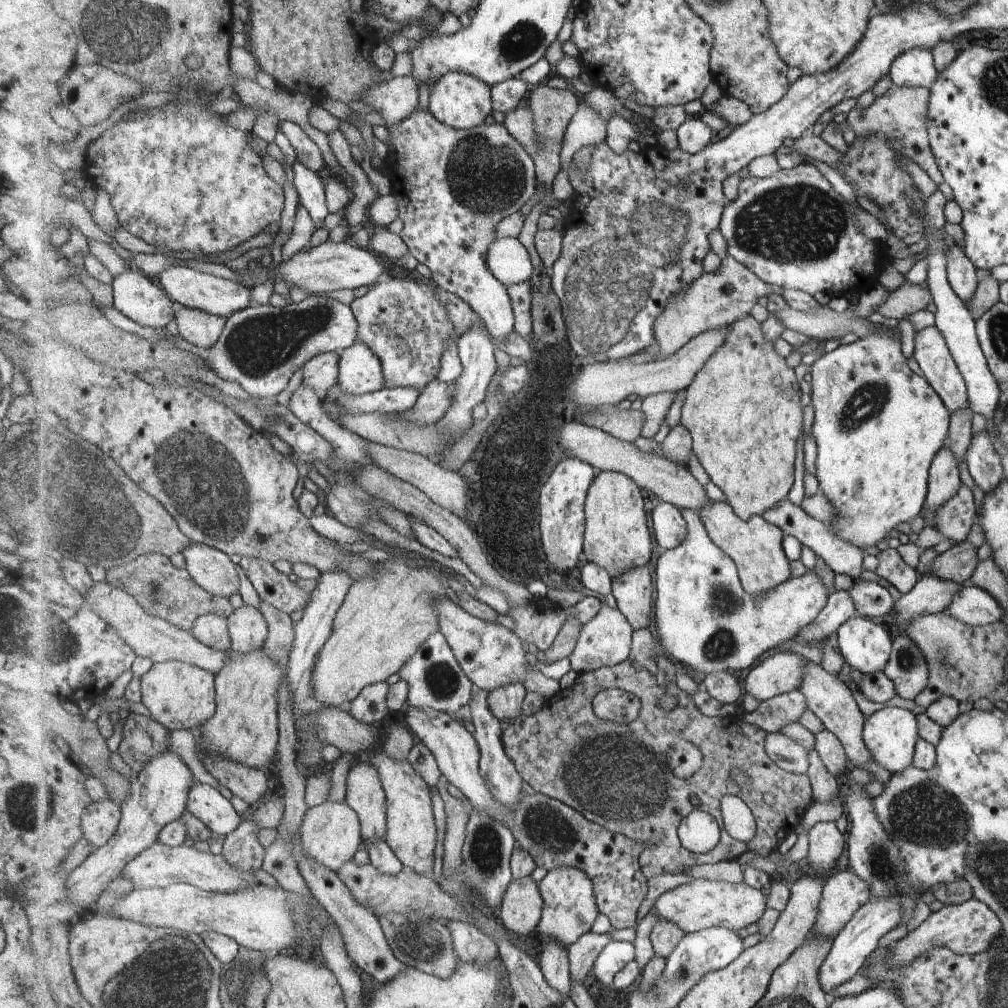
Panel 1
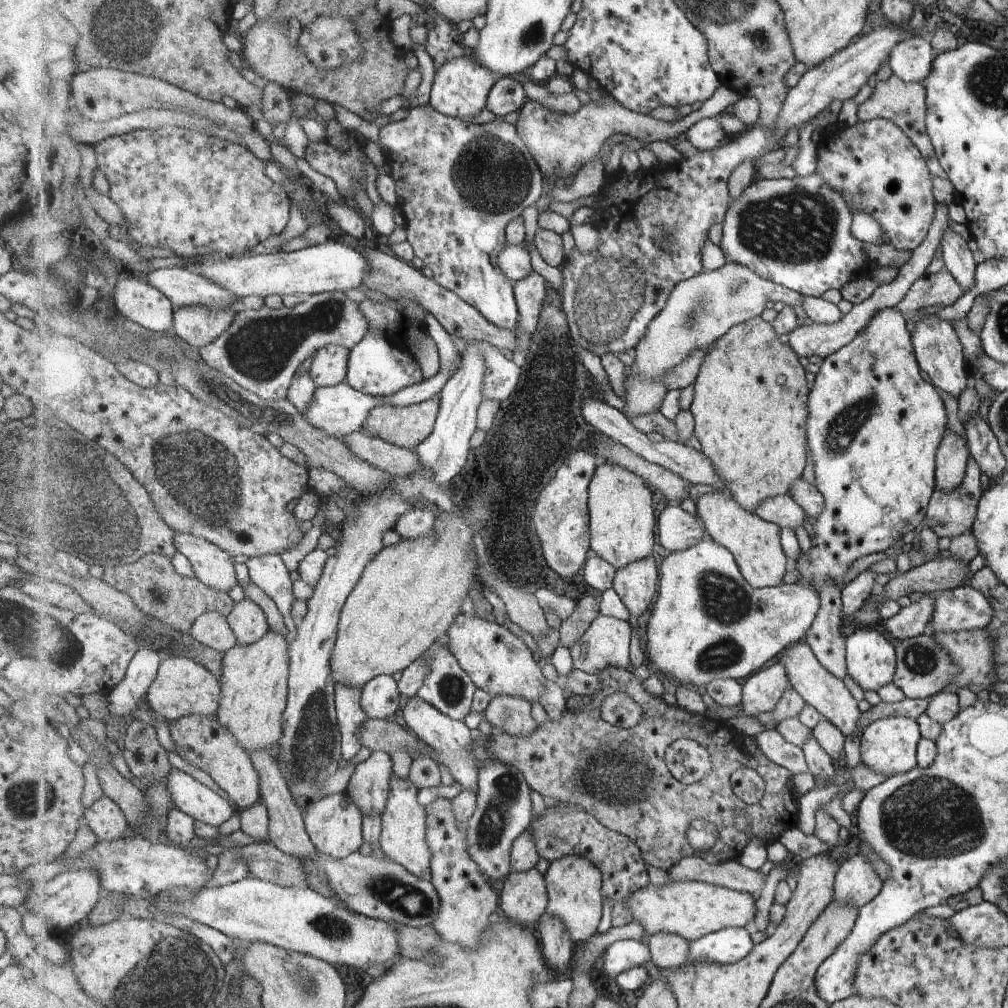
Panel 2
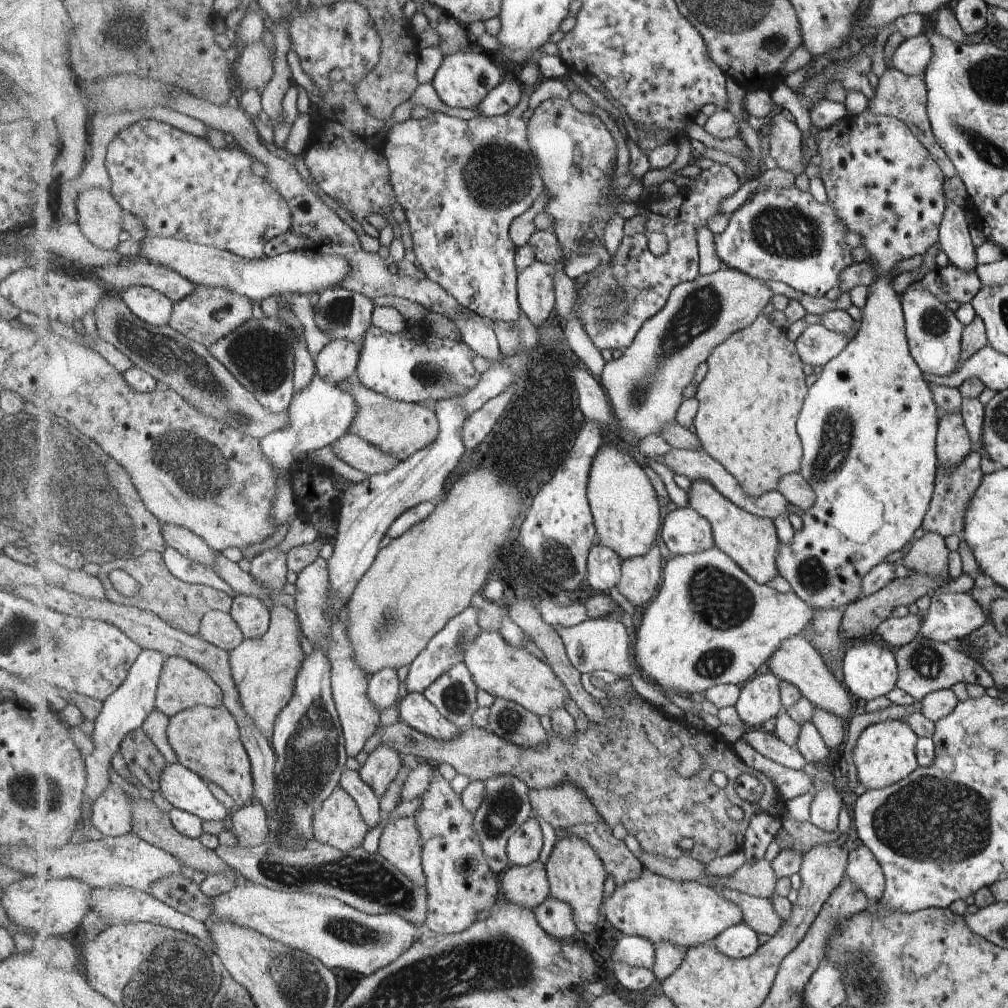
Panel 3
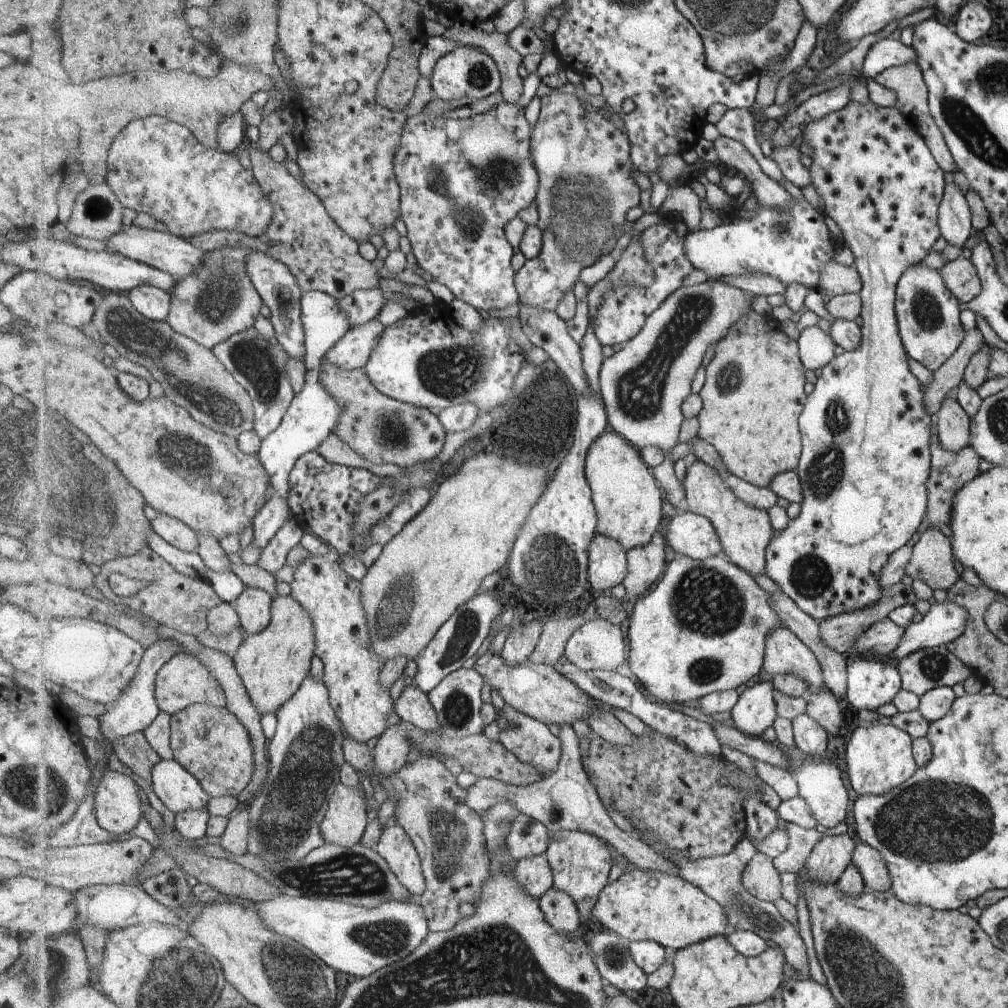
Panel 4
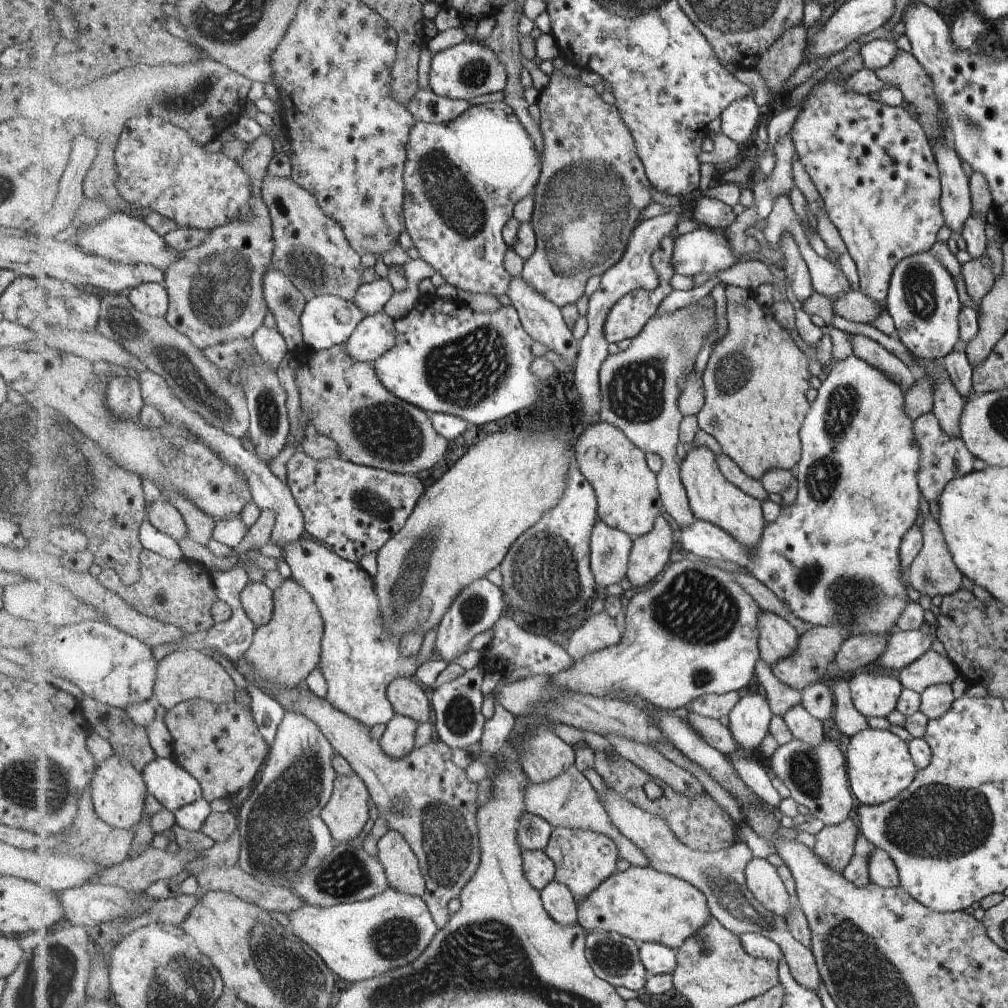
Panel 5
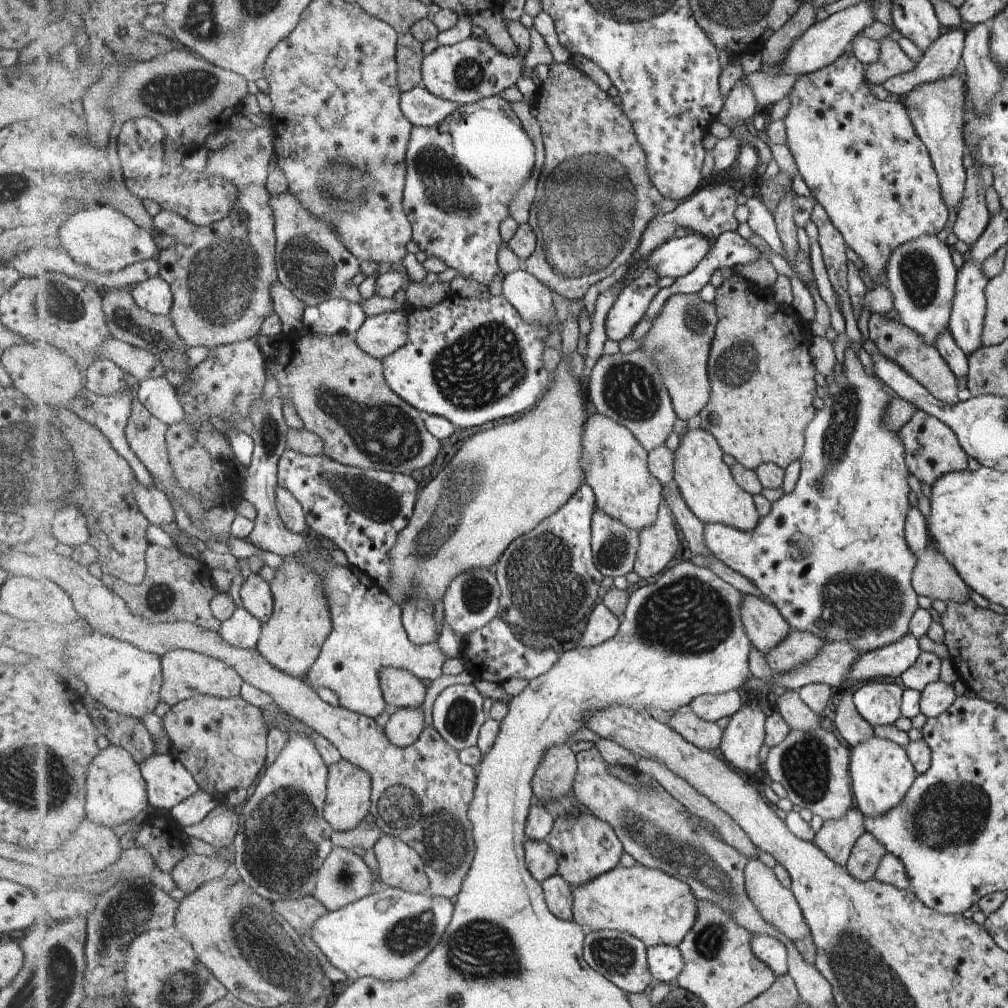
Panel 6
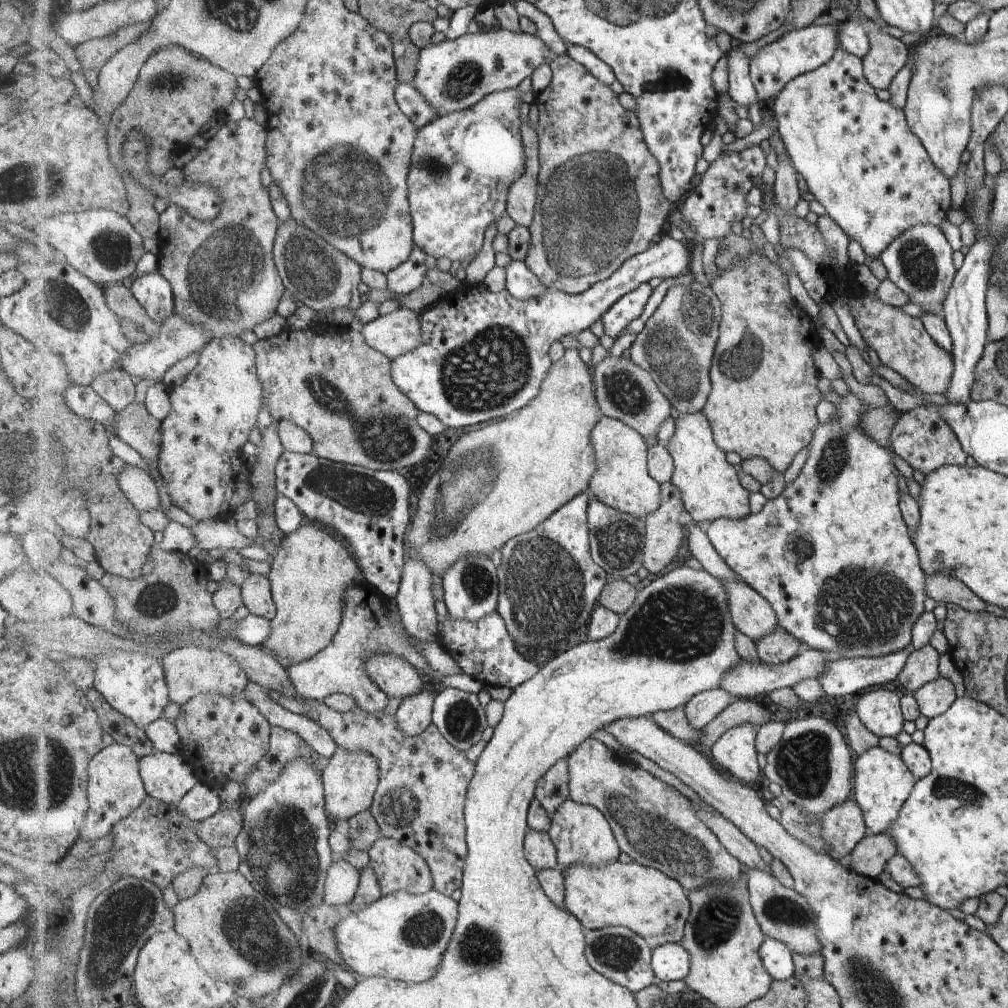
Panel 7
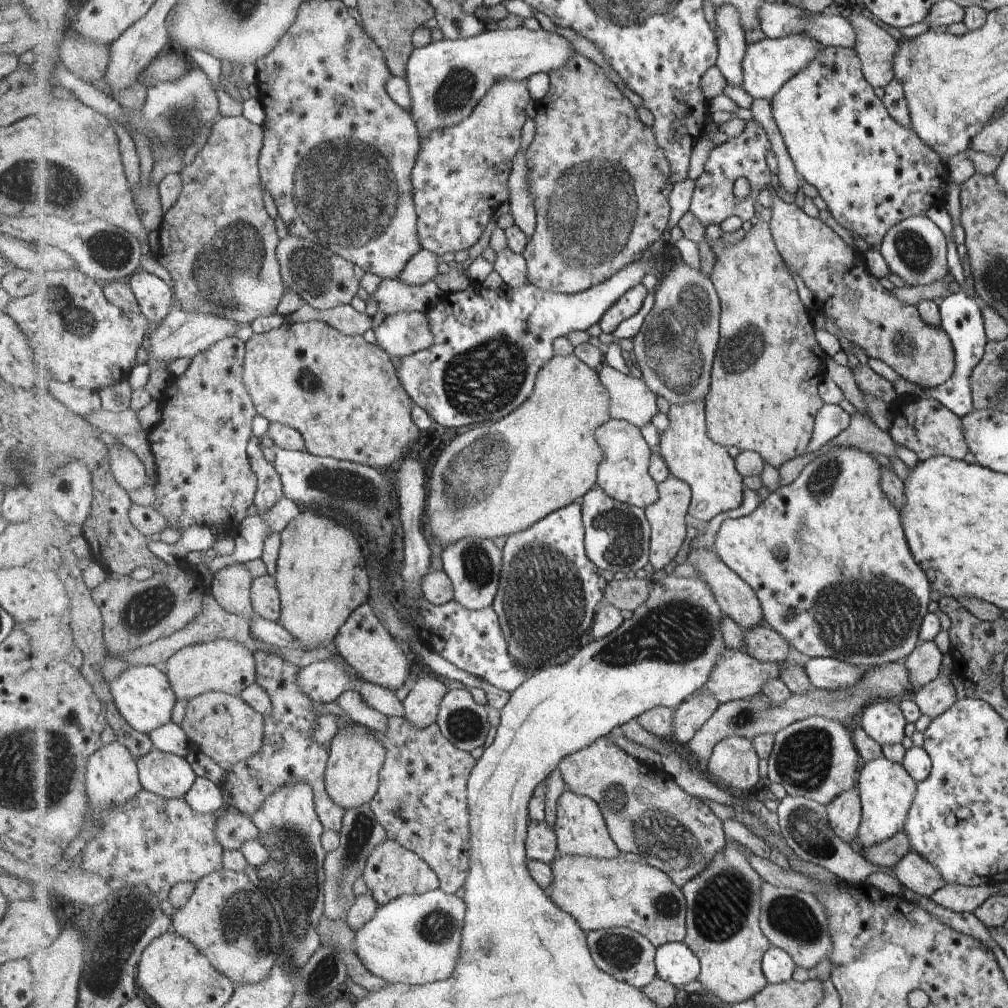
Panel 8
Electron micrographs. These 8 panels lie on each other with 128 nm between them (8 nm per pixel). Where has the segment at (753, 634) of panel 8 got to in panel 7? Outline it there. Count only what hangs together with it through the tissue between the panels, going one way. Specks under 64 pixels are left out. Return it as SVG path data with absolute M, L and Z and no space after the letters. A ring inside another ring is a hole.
M777 626L773 634L767 634L757 642L760 660L770 665L793 660L799 654L799 648L801 648L801 642L781 626Z

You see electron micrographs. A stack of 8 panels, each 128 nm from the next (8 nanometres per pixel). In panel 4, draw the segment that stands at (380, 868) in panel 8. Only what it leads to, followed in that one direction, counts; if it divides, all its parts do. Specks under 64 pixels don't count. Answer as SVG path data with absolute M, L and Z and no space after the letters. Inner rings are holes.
M400 825L383 829L376 852L387 860L399 881L415 896L426 890L422 861L409 834Z

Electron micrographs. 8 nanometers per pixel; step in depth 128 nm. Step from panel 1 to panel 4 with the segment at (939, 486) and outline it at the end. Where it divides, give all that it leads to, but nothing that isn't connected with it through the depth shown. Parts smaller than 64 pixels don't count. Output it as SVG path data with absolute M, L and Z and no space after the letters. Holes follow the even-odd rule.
M950 394L944 397L934 415L936 440L944 452L957 453L966 448L970 440L969 417Z

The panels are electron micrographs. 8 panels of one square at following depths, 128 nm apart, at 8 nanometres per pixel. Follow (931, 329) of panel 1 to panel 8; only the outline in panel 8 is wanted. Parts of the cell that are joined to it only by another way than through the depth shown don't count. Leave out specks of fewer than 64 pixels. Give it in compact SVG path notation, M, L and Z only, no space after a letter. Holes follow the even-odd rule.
M910 217L893 226L878 248L889 273L899 277L909 287L941 281L947 274L945 238L941 230L926 217Z

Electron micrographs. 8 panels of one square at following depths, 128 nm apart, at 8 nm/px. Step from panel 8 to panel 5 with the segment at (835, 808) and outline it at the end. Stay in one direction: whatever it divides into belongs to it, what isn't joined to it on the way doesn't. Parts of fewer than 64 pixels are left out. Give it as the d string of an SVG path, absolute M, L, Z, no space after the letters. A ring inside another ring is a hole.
M848 818L838 825L821 825L815 828L815 852L833 870L843 872L856 852L856 842L860 838L860 827Z

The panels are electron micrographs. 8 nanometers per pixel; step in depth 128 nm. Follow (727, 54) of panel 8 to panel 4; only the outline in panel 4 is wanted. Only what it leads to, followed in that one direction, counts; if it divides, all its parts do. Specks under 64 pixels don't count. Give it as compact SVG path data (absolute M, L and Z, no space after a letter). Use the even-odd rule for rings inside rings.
M728 109L716 126L722 136L739 141L746 150L749 150L753 158L759 162L761 170L771 180L778 183L782 181L782 172L777 163L772 158L763 156L759 144L760 122L755 109Z

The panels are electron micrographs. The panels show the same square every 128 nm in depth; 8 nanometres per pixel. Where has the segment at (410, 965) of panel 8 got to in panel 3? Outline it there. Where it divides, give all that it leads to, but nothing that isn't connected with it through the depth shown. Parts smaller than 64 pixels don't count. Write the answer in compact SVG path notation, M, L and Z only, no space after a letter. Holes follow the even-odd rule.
M250 883L212 898L210 921L233 920L239 926L257 930L265 936L305 950L331 968L351 970L367 977L401 958L416 942L423 928L405 920L397 912L369 914L342 900L316 894L288 893Z

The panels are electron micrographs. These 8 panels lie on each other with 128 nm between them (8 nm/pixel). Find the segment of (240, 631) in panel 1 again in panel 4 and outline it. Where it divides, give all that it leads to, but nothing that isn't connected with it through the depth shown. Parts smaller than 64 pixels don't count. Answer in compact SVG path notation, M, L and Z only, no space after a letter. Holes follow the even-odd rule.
M247 588L233 603L246 636L264 632L272 624L272 602L265 590Z

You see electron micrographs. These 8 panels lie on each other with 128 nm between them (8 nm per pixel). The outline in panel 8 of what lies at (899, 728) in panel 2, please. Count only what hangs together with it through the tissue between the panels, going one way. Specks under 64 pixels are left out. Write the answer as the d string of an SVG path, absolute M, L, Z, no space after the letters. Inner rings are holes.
M883 756L863 763L858 777L858 792L862 801L862 824L856 840L852 842L857 852L881 844L903 830L905 816L916 793L916 782L899 763L886 760Z

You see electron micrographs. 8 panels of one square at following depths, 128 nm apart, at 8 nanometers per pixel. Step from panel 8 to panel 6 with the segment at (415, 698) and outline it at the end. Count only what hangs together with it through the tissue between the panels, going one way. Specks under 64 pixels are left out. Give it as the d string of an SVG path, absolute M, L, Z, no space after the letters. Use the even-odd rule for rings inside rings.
M399 708L392 710L385 725L386 734L393 744L401 748L413 746L425 730L423 710L419 708Z

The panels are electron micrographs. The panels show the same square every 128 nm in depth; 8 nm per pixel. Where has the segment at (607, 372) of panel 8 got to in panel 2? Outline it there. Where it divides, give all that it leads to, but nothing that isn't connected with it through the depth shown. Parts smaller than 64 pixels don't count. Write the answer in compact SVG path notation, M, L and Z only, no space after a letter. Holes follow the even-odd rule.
M727 261L725 266L717 271L704 271L701 275L682 281L671 295L671 300L667 307L652 321L648 336L643 338L641 344L635 349L634 363L625 367L623 374L624 394L619 396L624 403L624 414L631 417L649 415L659 412L665 394L671 388L666 382L666 376L673 368L682 364L691 354L698 349L711 349L731 328L748 322L753 318L760 317L769 302L780 301L784 305L802 306L805 296L799 292L790 290L784 285L766 280L758 276L752 269L740 263Z

